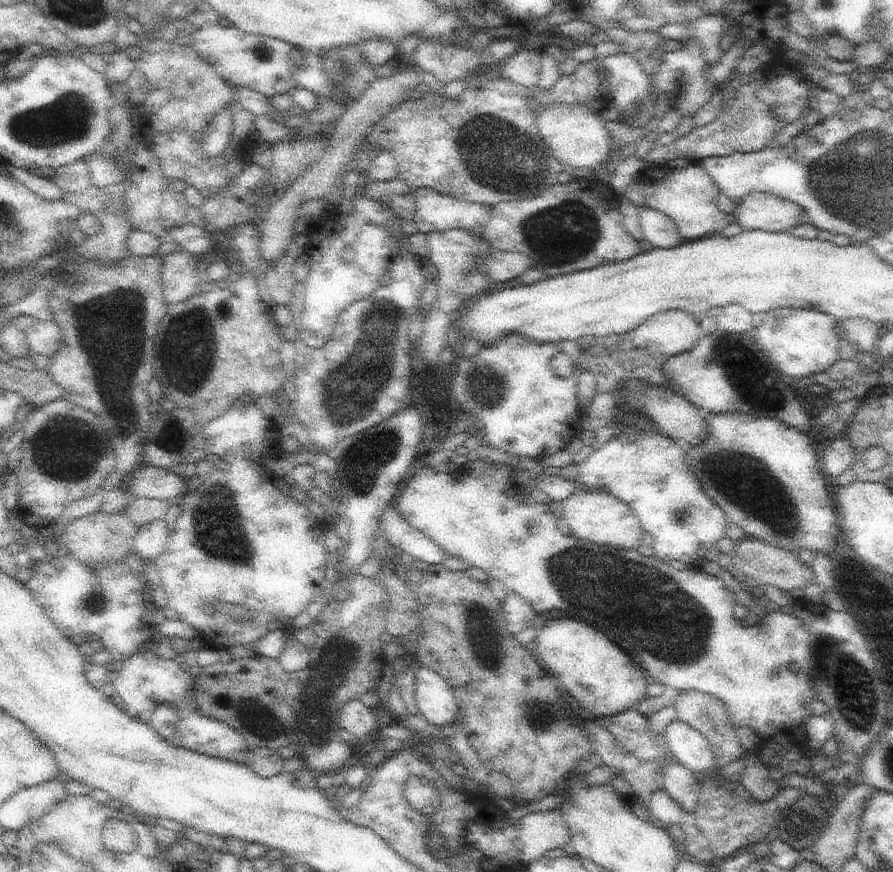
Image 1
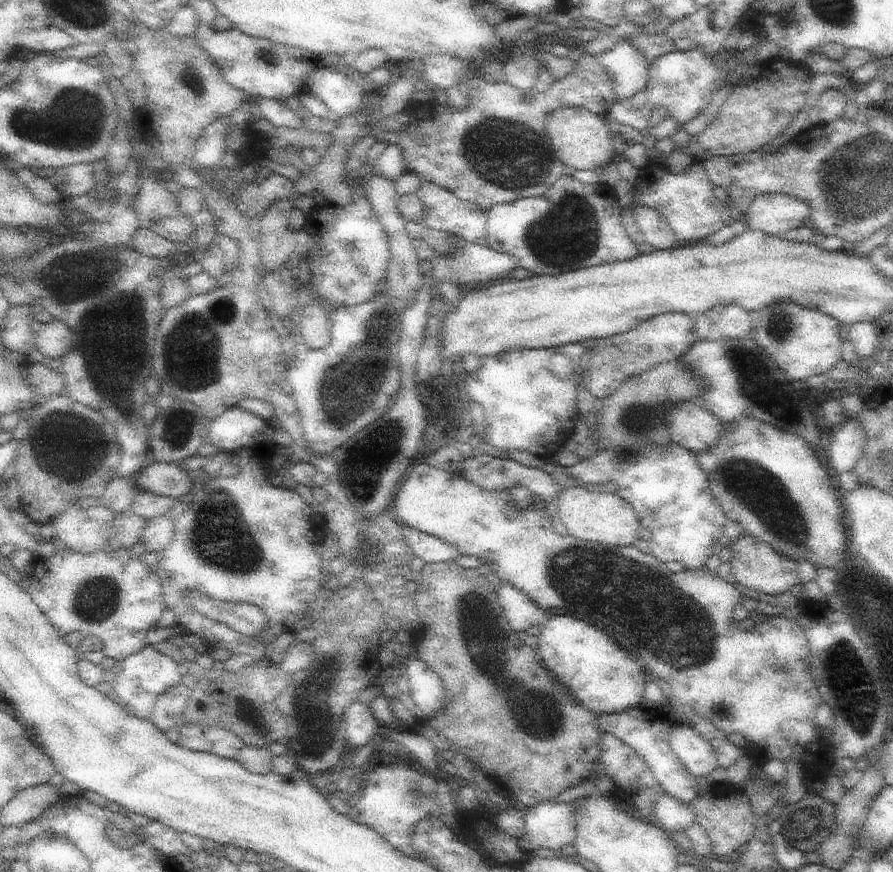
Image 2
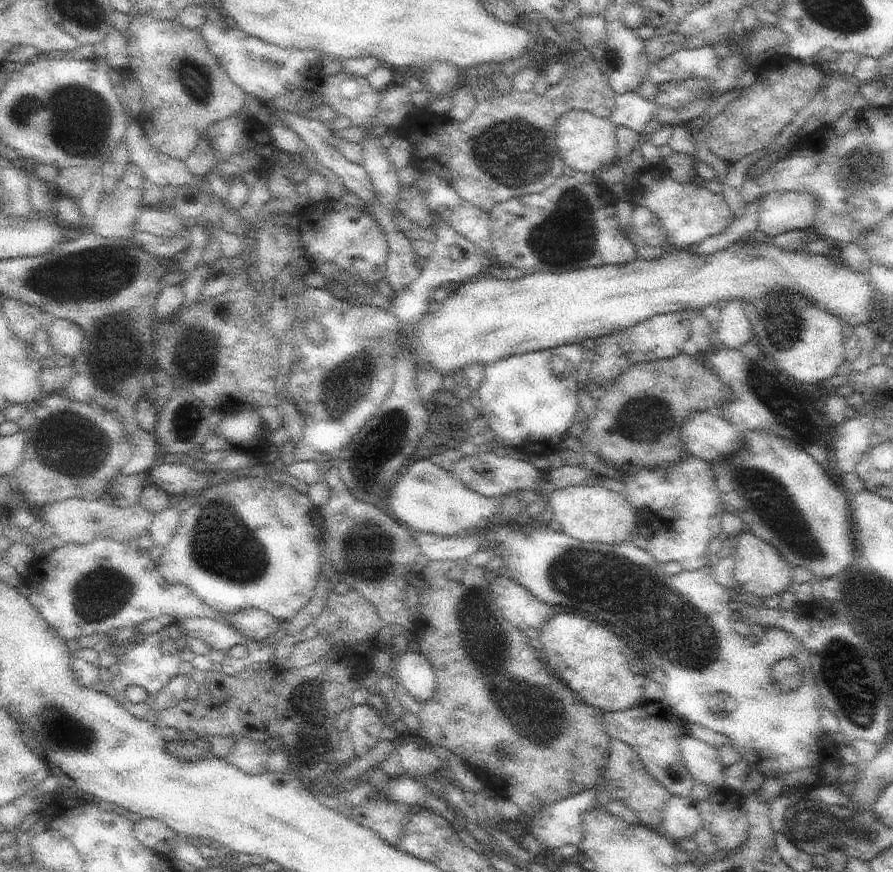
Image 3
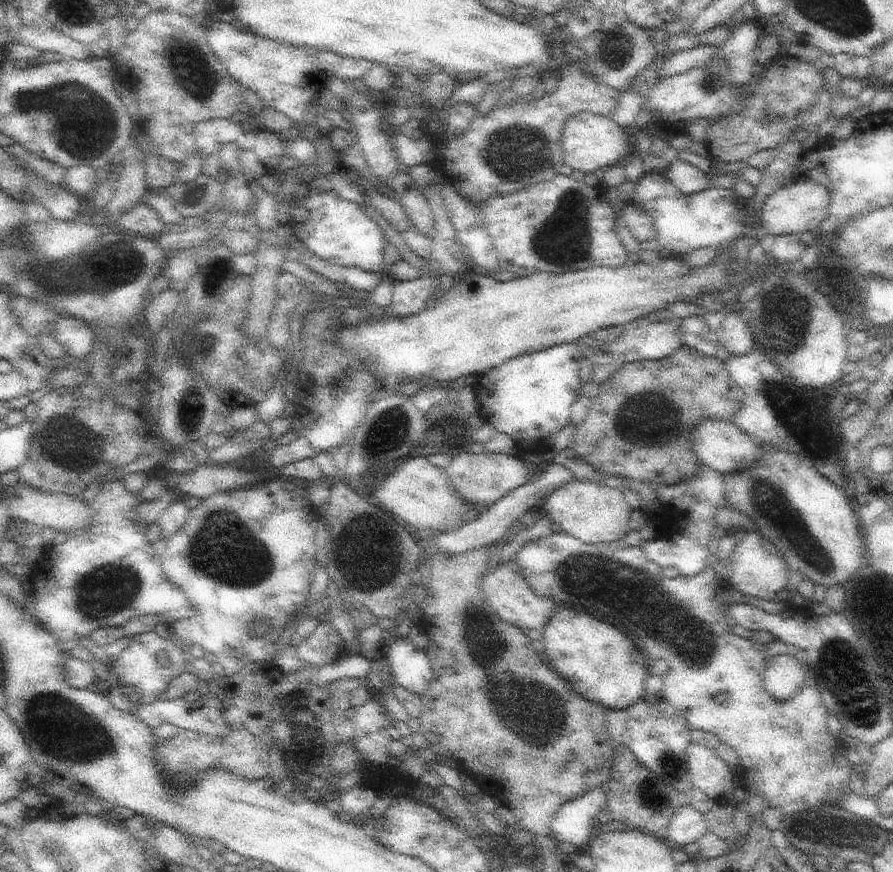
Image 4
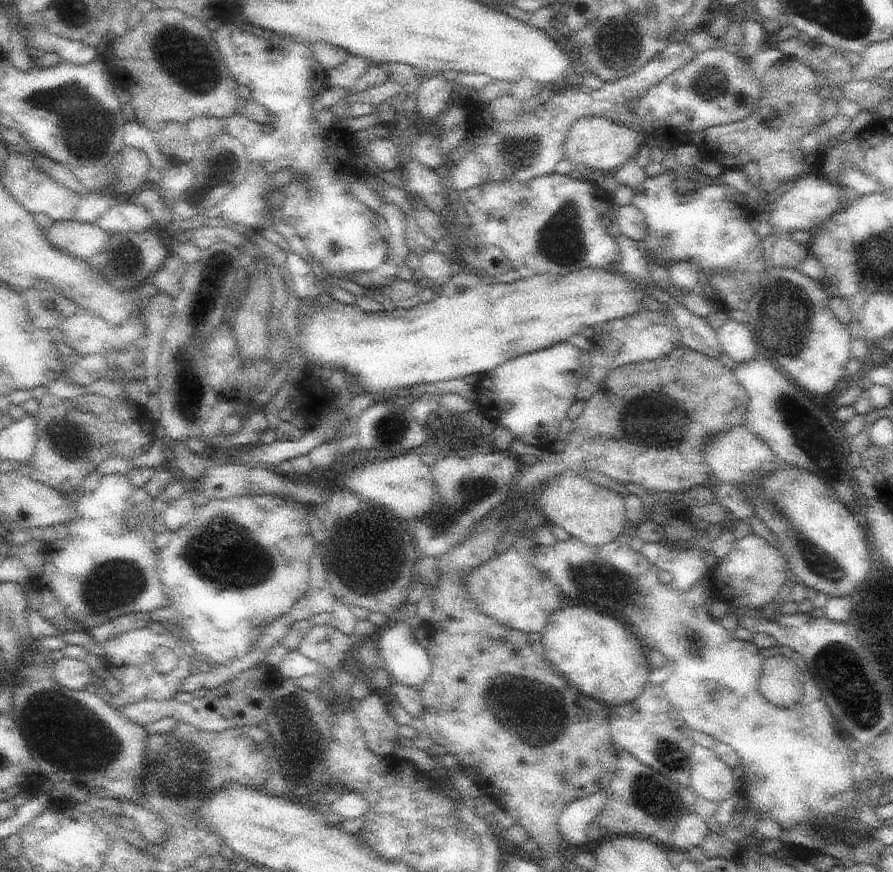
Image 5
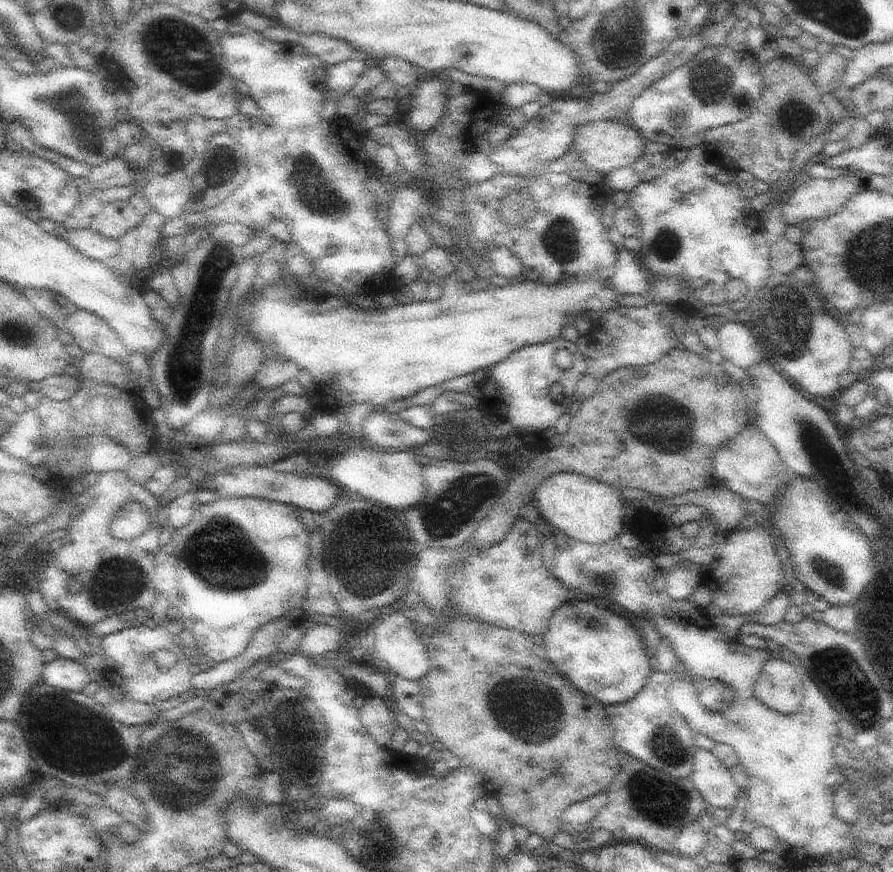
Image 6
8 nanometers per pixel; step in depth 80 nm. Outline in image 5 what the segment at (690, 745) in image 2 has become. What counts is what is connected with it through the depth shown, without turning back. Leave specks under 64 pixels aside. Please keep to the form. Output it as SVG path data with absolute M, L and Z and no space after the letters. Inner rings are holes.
M695 744L689 754L691 787L700 797L715 803L728 800L740 789L738 780L714 750Z

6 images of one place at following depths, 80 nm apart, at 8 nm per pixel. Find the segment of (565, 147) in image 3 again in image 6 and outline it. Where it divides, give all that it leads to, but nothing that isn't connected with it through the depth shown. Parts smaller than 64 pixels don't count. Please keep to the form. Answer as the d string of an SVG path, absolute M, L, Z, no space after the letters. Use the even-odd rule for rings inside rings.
M602 119L590 121L576 130L570 150L590 169L606 178L613 170L629 167L642 156L648 140L634 126L621 121Z

